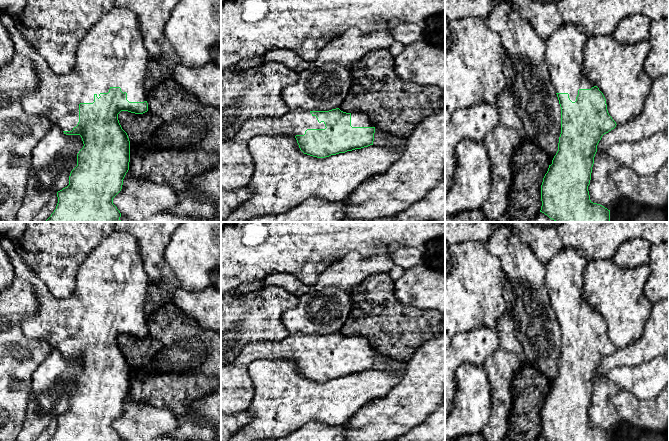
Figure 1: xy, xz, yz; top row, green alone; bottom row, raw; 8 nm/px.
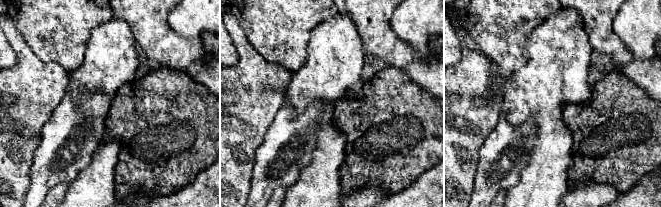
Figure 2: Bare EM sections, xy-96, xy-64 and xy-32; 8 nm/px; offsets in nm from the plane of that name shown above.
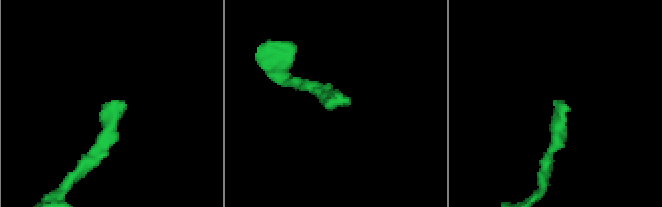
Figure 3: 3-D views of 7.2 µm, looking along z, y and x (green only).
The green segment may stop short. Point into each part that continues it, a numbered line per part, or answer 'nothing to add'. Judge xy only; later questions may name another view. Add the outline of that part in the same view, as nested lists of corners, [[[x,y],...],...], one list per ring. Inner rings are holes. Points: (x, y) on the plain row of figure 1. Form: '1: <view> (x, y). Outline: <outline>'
1: xy (113, 278). Outline: [[[113,232],[85,259],[81,273],[76,278],[76,291],[66,299],[56,299],[46,284],[23,262],[14,242],[1,237],[0,245],[7,253],[14,268],[15,278],[29,281],[39,300],[38,309],[22,319],[21,327],[29,338],[44,338],[52,349],[63,355],[72,355],[79,346],[79,328],[93,327],[94,319],[108,317],[111,311],[120,311],[127,317],[129,326],[147,325],[145,304],[148,287],[152,281],[146,273],[137,240],[129,233]]]

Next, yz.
1: yz (564, 273). Outline: [[[566,248],[553,256],[546,268],[546,285],[556,317],[568,317],[576,325],[579,313],[591,313],[594,307],[583,298],[583,274],[589,261],[574,248]]]

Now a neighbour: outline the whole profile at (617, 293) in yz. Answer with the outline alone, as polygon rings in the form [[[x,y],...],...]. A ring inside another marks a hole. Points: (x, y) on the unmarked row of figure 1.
[[[613,259],[590,261],[586,266],[583,298],[603,317],[608,337],[616,348],[625,348],[642,336],[653,305],[644,292],[650,275],[649,265],[626,268],[617,265]]]

